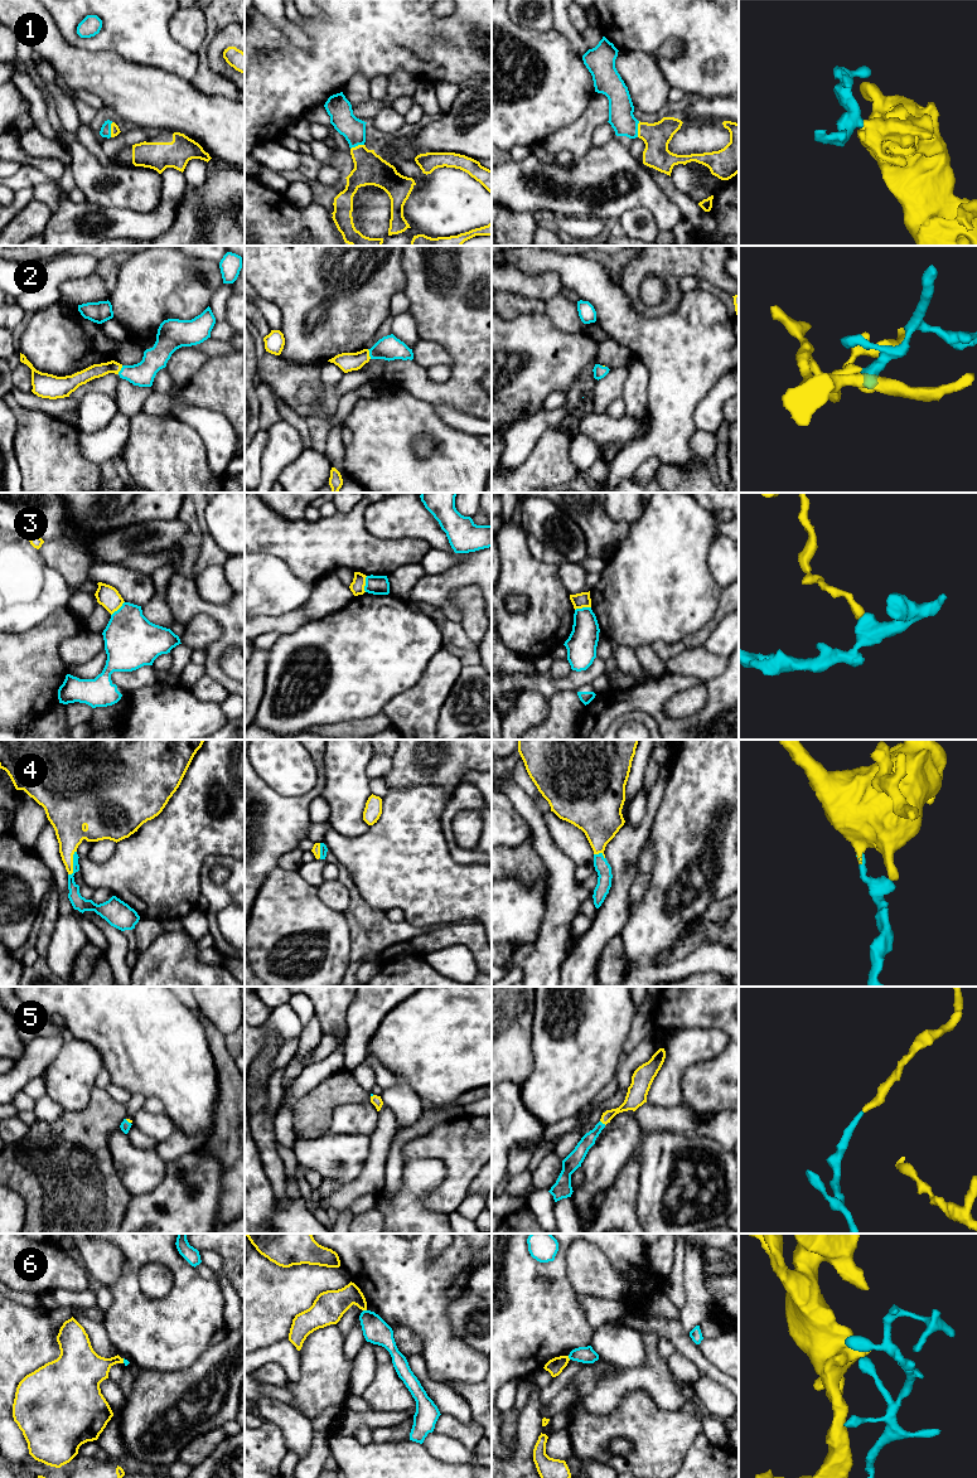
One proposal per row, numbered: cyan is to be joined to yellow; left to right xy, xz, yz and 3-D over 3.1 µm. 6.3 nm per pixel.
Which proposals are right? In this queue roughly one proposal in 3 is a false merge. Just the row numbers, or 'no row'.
1, 2, 4, 5

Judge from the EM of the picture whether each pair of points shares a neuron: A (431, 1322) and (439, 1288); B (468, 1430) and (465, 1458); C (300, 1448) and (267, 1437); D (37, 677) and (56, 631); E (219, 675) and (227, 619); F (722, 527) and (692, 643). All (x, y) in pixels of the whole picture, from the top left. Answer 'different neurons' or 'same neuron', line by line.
A: same neuron
B: different neurons
C: different neurons
D: same neuron
E: same neuron
F: different neurons

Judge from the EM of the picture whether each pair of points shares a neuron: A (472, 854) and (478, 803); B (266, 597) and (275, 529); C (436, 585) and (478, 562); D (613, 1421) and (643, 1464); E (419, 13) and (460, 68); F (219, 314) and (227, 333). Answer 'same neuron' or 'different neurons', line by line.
A: same neuron
B: different neurons
C: same neuron
D: same neuron
E: same neuron
F: different neurons

